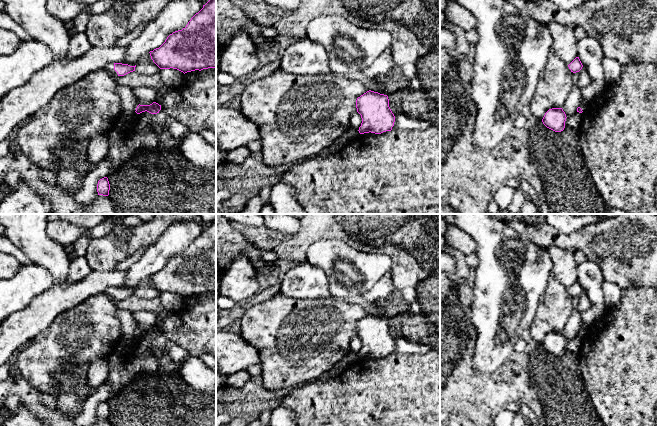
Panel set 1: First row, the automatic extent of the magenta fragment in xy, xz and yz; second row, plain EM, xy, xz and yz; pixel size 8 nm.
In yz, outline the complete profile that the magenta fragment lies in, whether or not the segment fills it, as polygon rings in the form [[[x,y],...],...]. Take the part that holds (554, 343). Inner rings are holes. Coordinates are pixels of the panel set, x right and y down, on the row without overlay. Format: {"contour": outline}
{"contour": [[[552,332],[545,337],[542,346],[547,352],[555,356],[561,356],[565,352],[566,342],[562,332]]]}

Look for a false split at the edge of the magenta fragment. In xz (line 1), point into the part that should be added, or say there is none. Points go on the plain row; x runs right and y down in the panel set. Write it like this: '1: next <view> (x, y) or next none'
1: next none

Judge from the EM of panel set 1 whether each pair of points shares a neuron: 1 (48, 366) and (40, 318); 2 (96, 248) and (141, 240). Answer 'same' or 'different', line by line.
1: different
2: same

